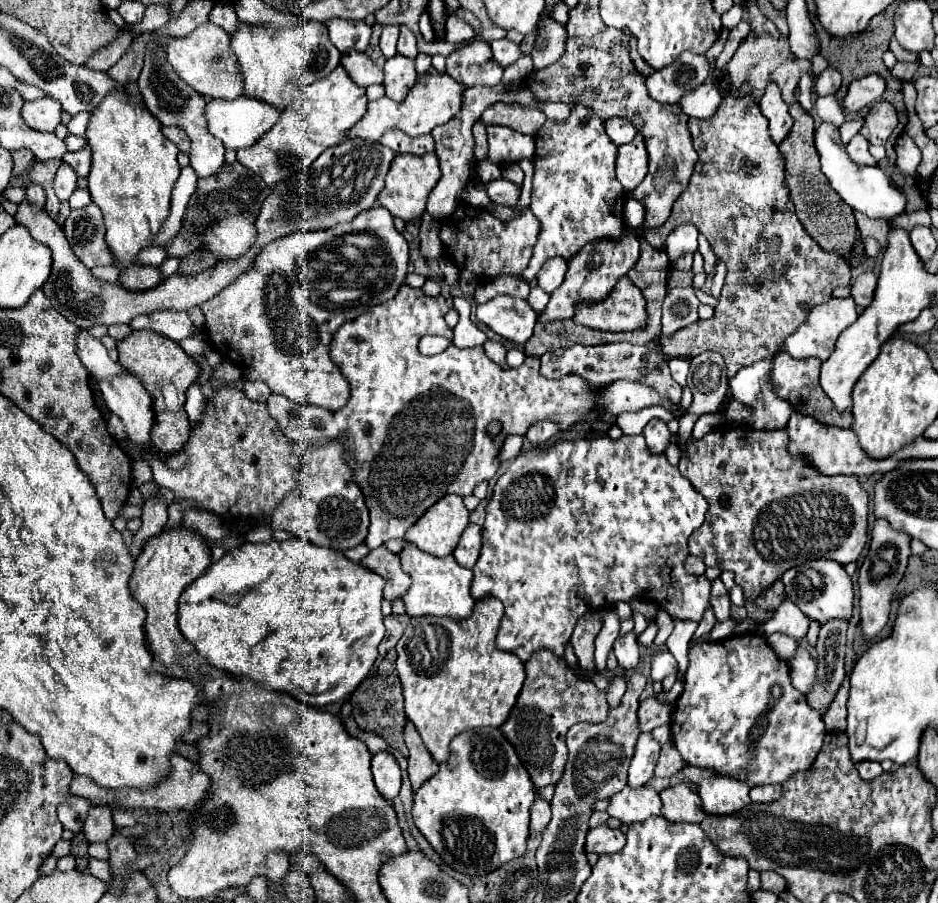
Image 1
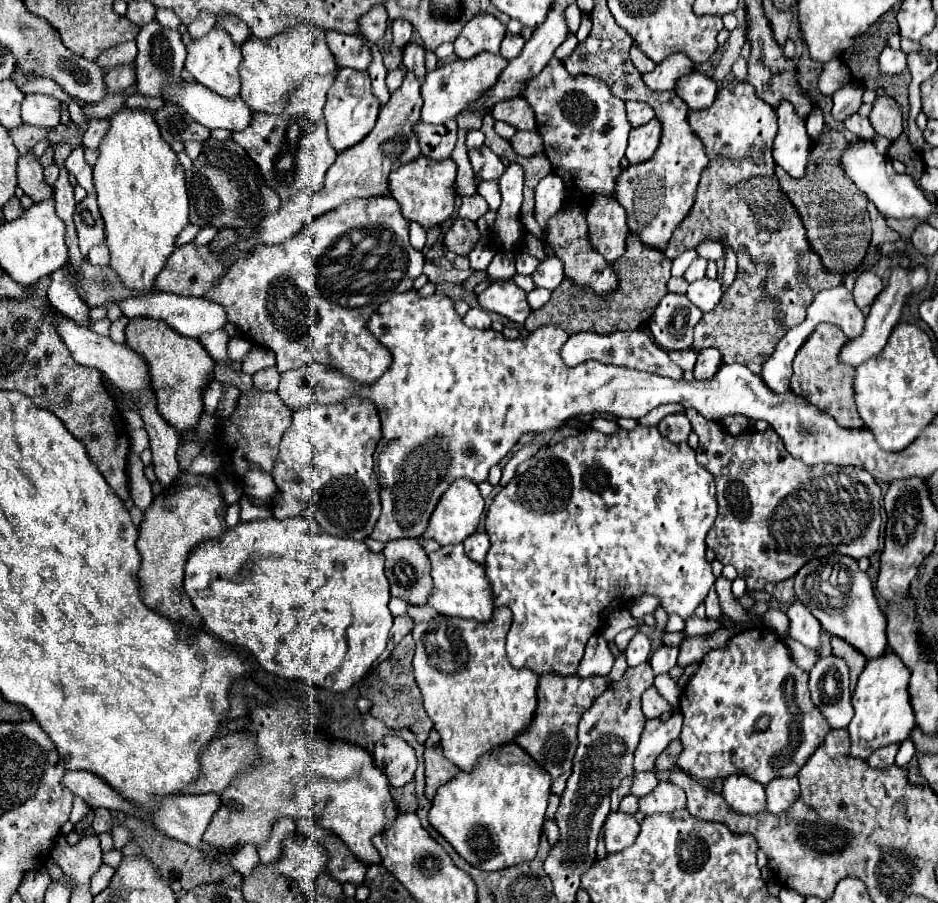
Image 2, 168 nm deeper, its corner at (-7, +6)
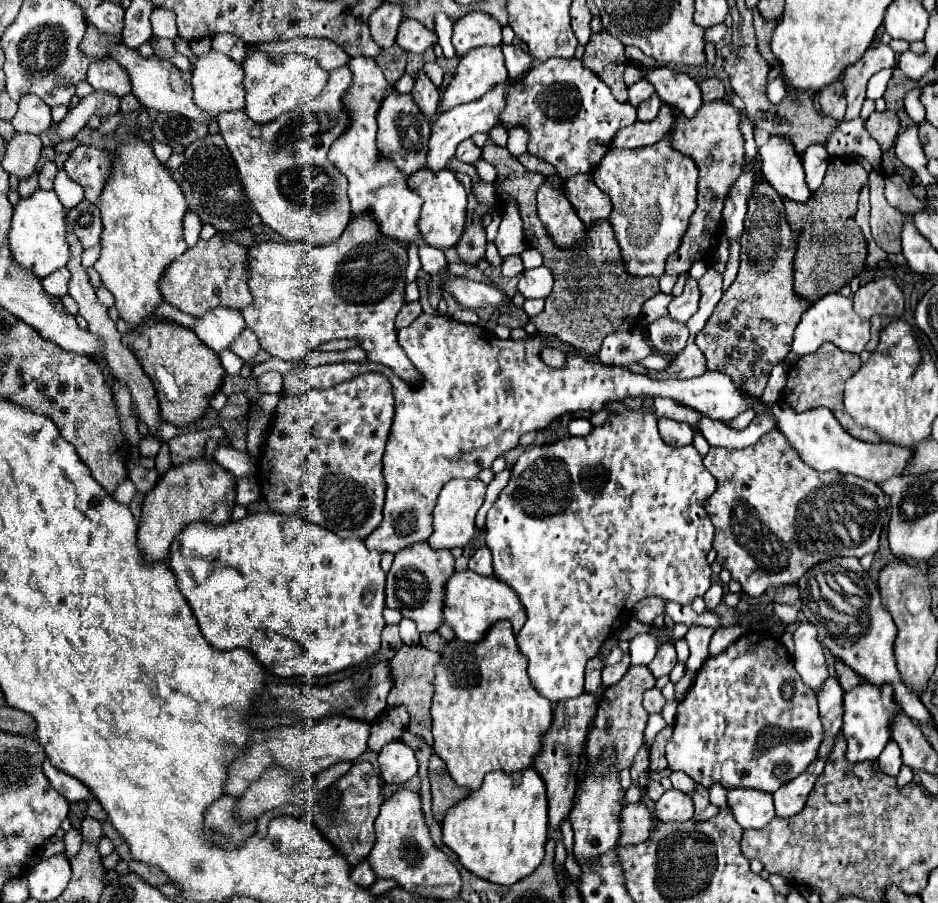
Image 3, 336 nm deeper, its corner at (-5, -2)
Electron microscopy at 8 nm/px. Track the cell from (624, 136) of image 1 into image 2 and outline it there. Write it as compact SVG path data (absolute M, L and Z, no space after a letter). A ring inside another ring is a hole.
M626 102L626 114L632 128L640 128L654 118L654 110L644 102Z

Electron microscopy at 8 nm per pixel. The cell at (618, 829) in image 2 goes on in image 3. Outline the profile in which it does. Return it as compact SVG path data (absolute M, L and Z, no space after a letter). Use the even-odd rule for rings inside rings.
M628 804L622 810L622 836L620 836L620 846L632 846L648 840L650 828L654 824L652 810L642 804Z

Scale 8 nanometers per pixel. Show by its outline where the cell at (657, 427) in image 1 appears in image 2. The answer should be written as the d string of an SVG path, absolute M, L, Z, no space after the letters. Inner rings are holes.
M668 414L660 420L658 424L658 430L664 438L668 438L672 444L680 444L680 442L686 442L688 434L692 432L690 428L690 422L684 414Z

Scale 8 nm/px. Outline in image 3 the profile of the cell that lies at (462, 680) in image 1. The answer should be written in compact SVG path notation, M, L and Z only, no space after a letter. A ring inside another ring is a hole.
M506 620L496 622L486 638L478 644L462 642L458 638L450 640L442 652L442 660L436 666L436 694L432 700L432 734L434 752L444 760L452 780L468 790L478 790L484 776L494 770L506 774L530 768L534 756L542 752L544 732L552 726L552 702L532 688L526 672L526 656L518 652L518 642L512 632L512 624Z

